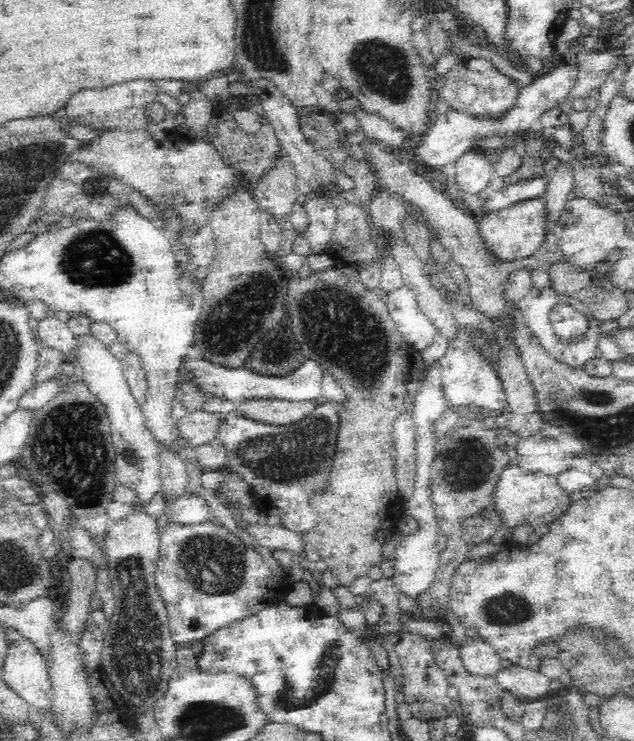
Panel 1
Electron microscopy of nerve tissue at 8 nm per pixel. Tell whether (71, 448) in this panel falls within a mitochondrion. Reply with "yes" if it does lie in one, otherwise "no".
yes

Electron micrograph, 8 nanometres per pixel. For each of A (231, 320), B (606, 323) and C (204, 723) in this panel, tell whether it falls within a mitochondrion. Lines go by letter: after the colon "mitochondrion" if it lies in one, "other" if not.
A: mitochondrion
B: other
C: mitochondrion

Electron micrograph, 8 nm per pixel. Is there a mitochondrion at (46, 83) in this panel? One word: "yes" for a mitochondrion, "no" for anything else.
no

